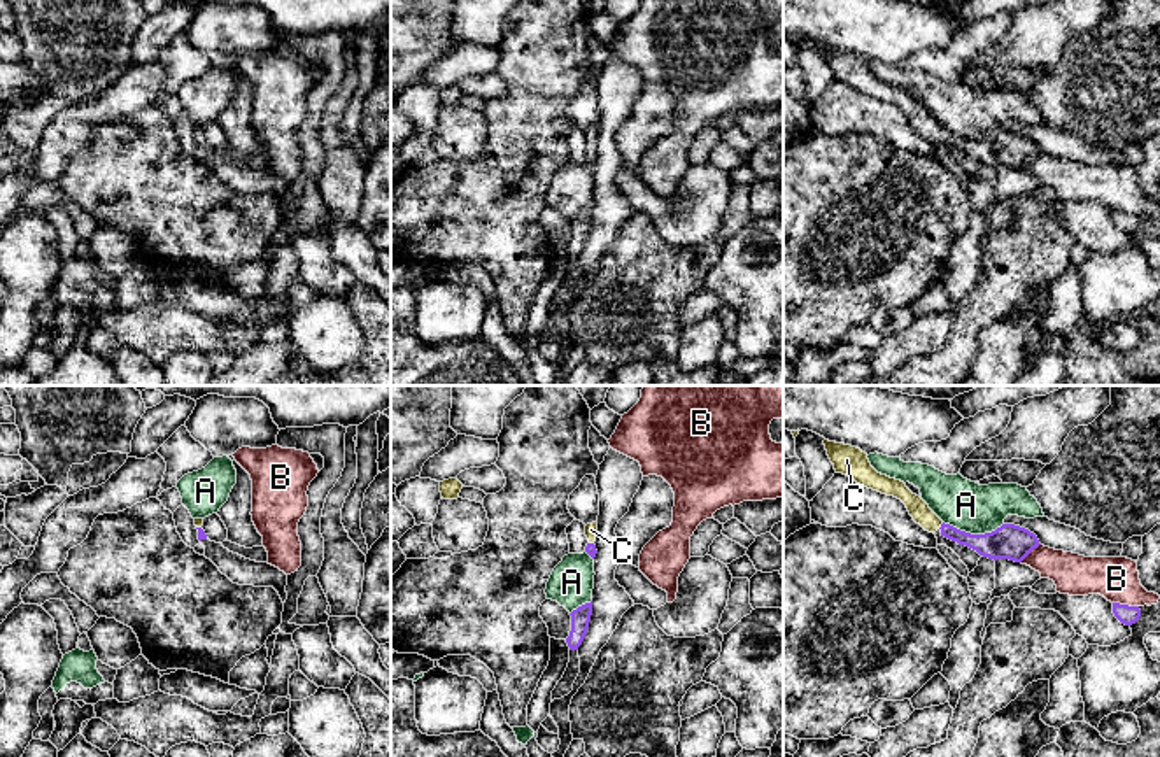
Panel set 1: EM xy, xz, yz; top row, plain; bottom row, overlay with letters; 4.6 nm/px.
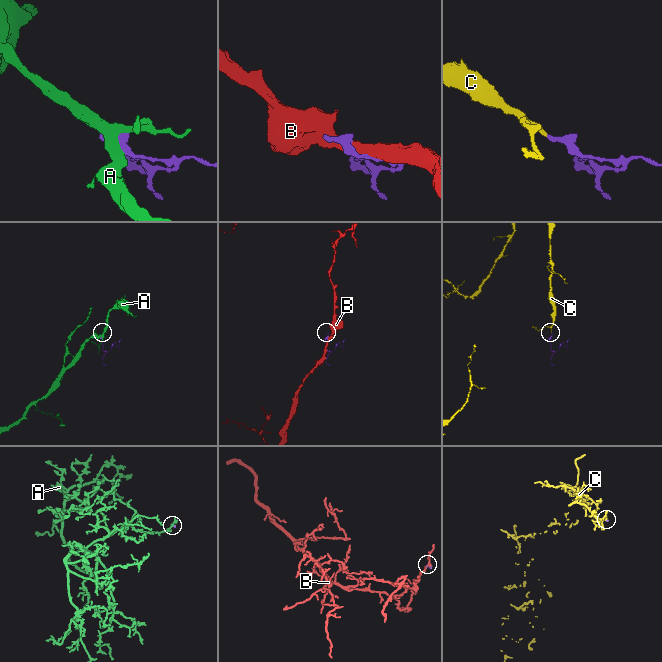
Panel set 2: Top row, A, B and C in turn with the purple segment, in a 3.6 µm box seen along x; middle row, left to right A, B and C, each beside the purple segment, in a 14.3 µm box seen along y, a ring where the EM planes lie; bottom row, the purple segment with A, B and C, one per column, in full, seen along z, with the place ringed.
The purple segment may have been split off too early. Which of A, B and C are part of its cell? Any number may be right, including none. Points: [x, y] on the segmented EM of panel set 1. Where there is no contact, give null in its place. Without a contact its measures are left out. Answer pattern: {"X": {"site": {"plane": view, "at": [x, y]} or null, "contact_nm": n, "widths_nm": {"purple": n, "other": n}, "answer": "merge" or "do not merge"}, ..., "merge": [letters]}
{"A": {"site": {"plane": "yz", "at": [973, 535]}, "contact_nm": 280, "widths_nm": {"purple": 160, "other": 220}, "answer": "do not merge"}, "B": {"site": {"plane": "yz", "at": [1125, 605]}, "contact_nm": 120, "widths_nm": {"purple": 90, "other": 200}, "answer": "do not merge"}, "C": {"site": {"plane": "yz", "at": [941, 526]}, "contact_nm": 40, "widths_nm": {"purple": 120, "other": 90}, "answer": "merge"}, "merge": ["C"]}

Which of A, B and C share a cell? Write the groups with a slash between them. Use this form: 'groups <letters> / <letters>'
groups A / B / C

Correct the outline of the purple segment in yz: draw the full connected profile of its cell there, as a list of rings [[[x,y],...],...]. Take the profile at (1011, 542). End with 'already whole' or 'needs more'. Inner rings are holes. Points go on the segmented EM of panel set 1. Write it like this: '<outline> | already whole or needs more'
[[[824,440],[824,445],[836,473],[843,473],[867,489],[901,499],[913,520],[929,533],[939,529],[941,536],[965,545],[994,561],[1009,559],[1022,562],[1041,545],[1034,533],[1015,524],[1002,524],[995,531],[985,534],[971,534],[944,524],[920,496],[906,487],[904,482],[878,473],[871,466],[867,454],[860,449],[829,440]]] | needs more

